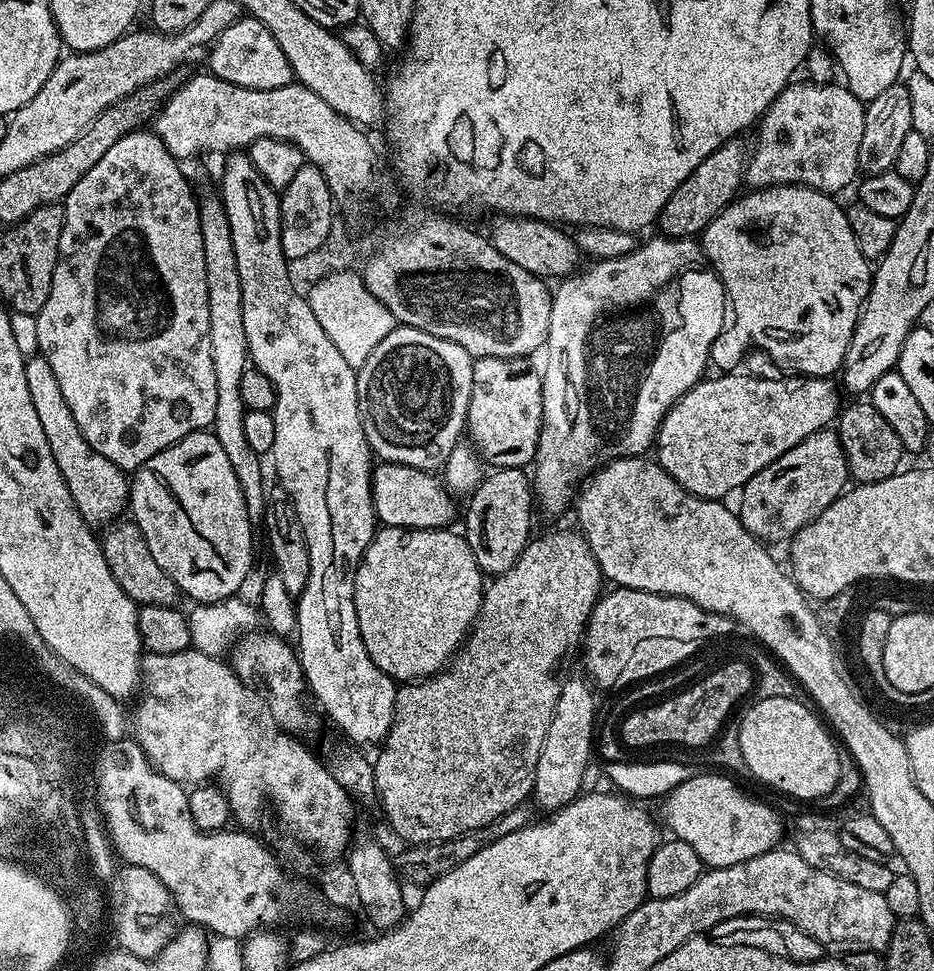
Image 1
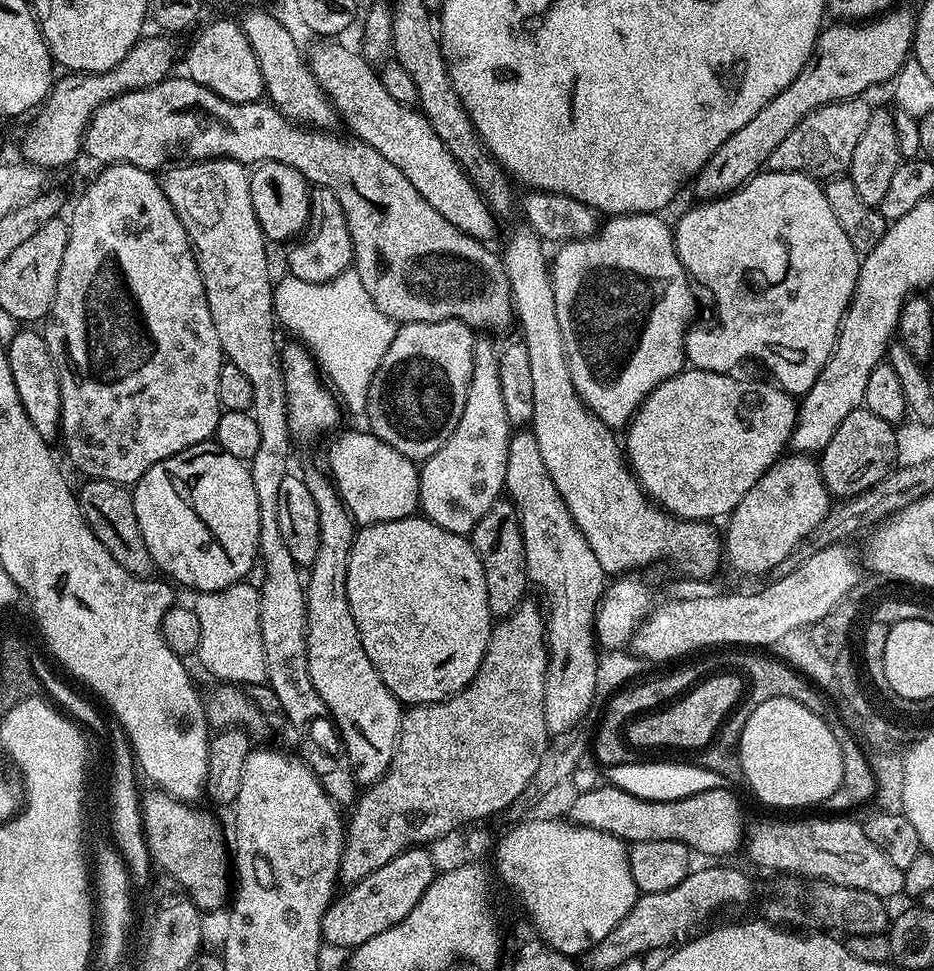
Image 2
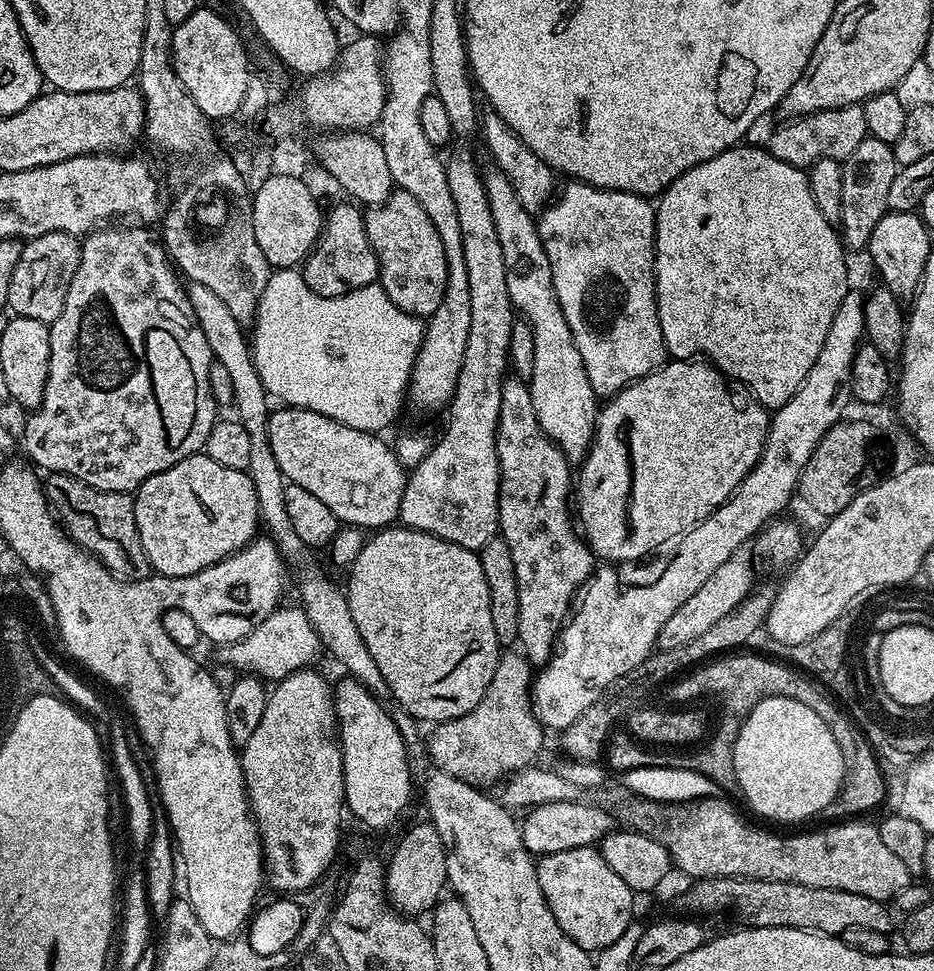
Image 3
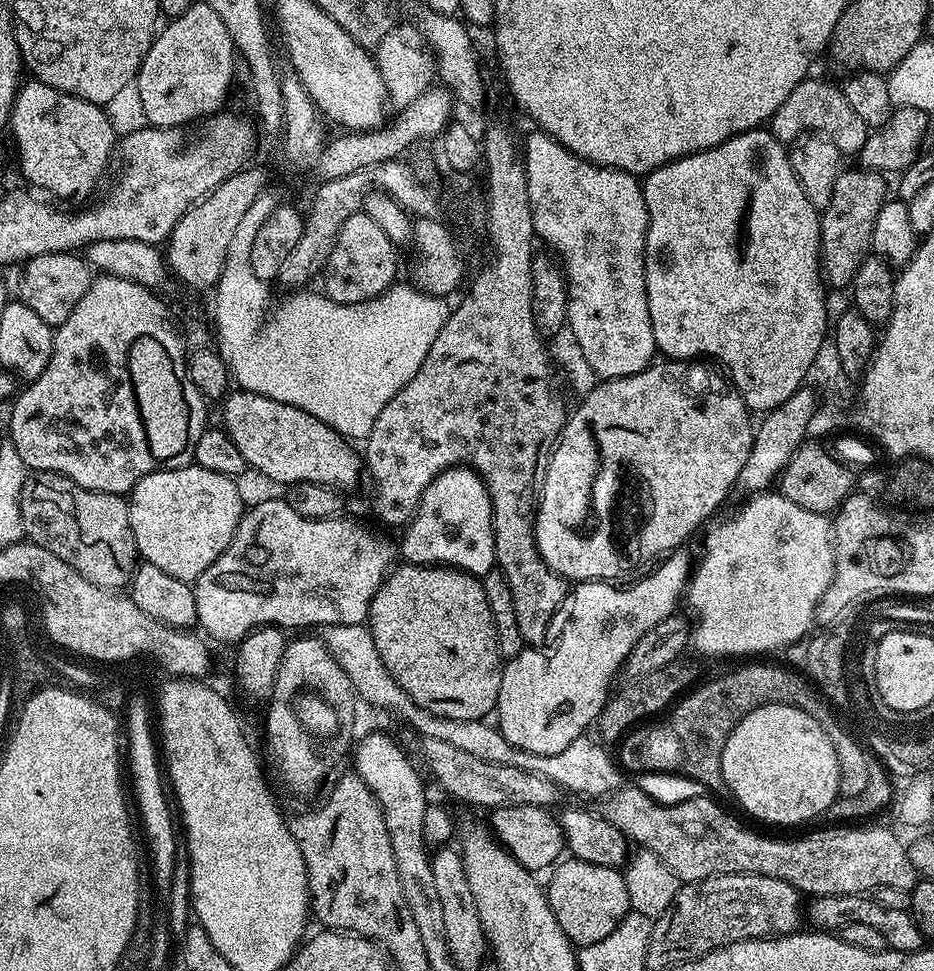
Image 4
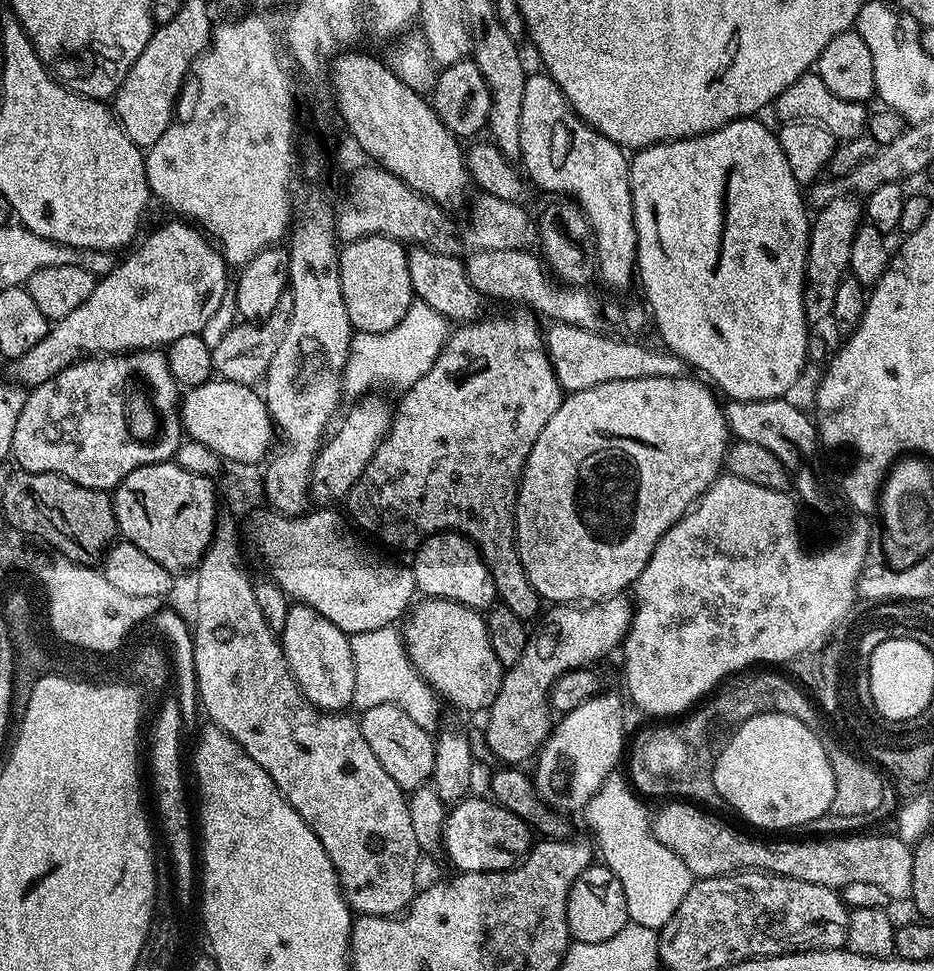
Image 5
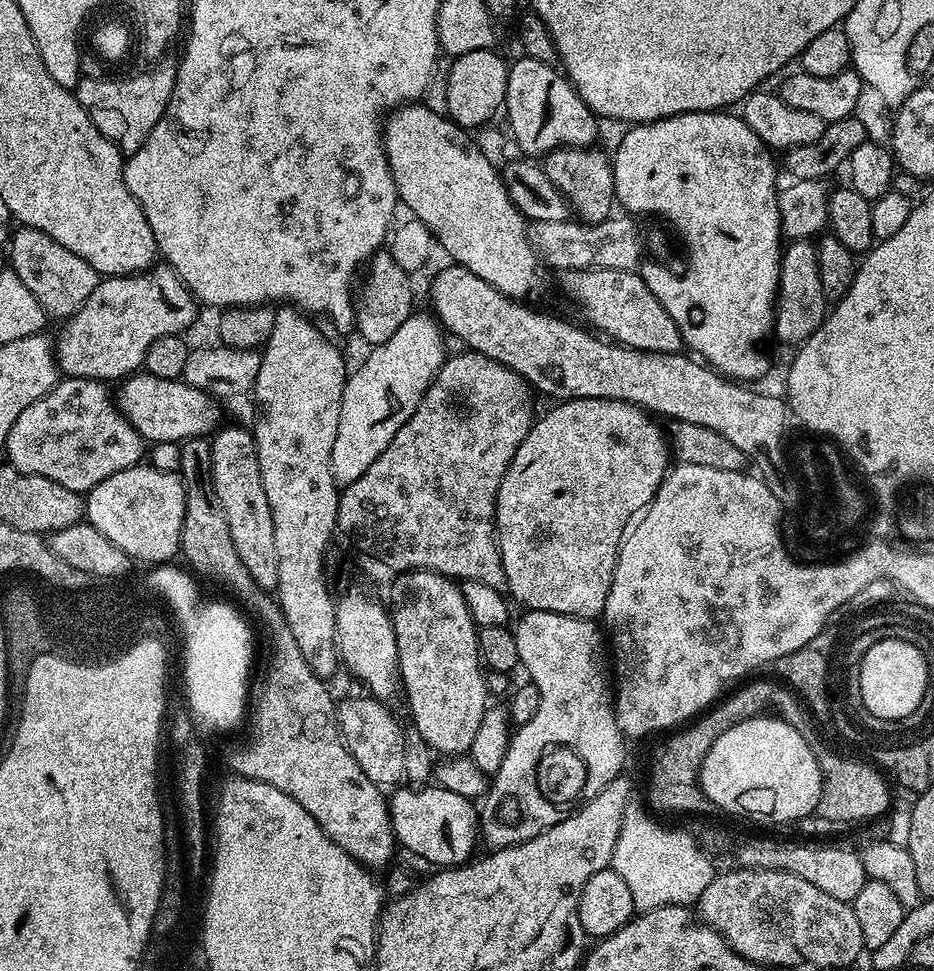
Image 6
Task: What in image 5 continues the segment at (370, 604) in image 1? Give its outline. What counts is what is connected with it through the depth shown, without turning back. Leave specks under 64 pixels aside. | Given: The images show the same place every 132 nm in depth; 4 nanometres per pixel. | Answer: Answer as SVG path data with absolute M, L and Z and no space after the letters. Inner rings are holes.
M429 596L411 605L403 624L404 648L410 662L441 701L449 700L468 712L491 708L506 670L494 658L488 645L487 619L477 609Z

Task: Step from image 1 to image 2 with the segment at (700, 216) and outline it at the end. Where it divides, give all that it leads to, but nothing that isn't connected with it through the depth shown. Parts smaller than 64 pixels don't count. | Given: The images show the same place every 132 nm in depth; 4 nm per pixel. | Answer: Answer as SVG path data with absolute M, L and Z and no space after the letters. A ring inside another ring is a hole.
M893 6L887 12L882 12L879 16L863 22L832 23L836 24L829 23L821 31L806 66L798 70L798 78L794 78L794 82L790 82L786 90L770 98L770 102L766 102L766 106L762 106L762 110L758 110L758 114L754 114L754 118L750 118L750 122L742 126L742 130L730 134L730 138L726 138L726 142L722 142L722 146L718 146L718 150L714 150L712 157L704 163L699 176L694 180L696 192L700 195L701 201L716 200L719 196L726 196L742 187L751 176L755 176L767 165L770 154L778 150L778 145L786 139L786 134L790 134L790 130L794 130L794 126L798 126L798 122L802 122L806 114L839 100L854 100L863 97L868 94L864 92L870 91L871 88L884 83L887 85L895 80L898 70L908 61L914 48L916 18L913 9Z

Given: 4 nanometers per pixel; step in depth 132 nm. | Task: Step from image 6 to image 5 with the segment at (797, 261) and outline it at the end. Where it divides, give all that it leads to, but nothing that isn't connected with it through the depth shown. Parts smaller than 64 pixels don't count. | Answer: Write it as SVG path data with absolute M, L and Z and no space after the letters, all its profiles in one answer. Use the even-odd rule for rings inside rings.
M841 194L815 213L808 229L808 261L804 270L804 317L809 325L826 318L834 310L834 297L848 272L850 242L862 223L862 204L855 195Z

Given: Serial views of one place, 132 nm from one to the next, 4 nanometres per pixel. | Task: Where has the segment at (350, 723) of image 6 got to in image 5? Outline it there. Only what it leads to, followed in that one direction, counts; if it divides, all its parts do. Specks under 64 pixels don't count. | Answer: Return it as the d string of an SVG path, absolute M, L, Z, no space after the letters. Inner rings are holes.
M389 704L365 708L359 715L360 736L366 742L366 746L370 746L382 770L386 770L386 774L390 774L390 778L394 778L394 782L398 782L402 789L421 787L432 775L434 740L429 729L418 726L418 722L410 718L410 714L398 710L398 706Z

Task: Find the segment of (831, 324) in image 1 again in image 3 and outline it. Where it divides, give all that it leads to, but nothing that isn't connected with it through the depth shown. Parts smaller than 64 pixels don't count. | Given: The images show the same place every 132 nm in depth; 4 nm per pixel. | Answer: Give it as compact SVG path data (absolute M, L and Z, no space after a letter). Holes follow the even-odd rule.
M744 147L728 148L722 154L686 170L686 174L682 174L665 192L660 193L655 205L656 309L658 322L662 326L664 347L672 360L692 360L699 357L696 355L701 352L704 355L701 357L711 361L725 376L747 388L759 404L775 410L786 406L786 402L798 394L802 382L806 382L806 374L810 374L810 366L814 366L814 361L818 359L822 342L826 342L826 333L830 330L830 322L834 322L834 314L838 314L842 298L850 291L848 264L844 261L846 249L839 231L830 221L822 218L818 202L814 202L814 194L810 194L807 171L774 158L767 147Z

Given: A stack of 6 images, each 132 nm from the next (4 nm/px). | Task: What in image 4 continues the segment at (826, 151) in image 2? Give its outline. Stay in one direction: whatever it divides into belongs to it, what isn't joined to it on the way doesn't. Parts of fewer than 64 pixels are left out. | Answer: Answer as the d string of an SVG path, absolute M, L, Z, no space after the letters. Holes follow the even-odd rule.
M806 78L798 82L798 86L790 90L786 102L782 102L778 110L774 110L770 121L772 135L781 144L788 146L809 134L815 134L834 142L841 154L858 154L862 146L866 146L866 138L870 131L868 124L862 122L862 117L850 107L850 102L846 102L843 91L837 85L835 88L824 80L812 79Z

